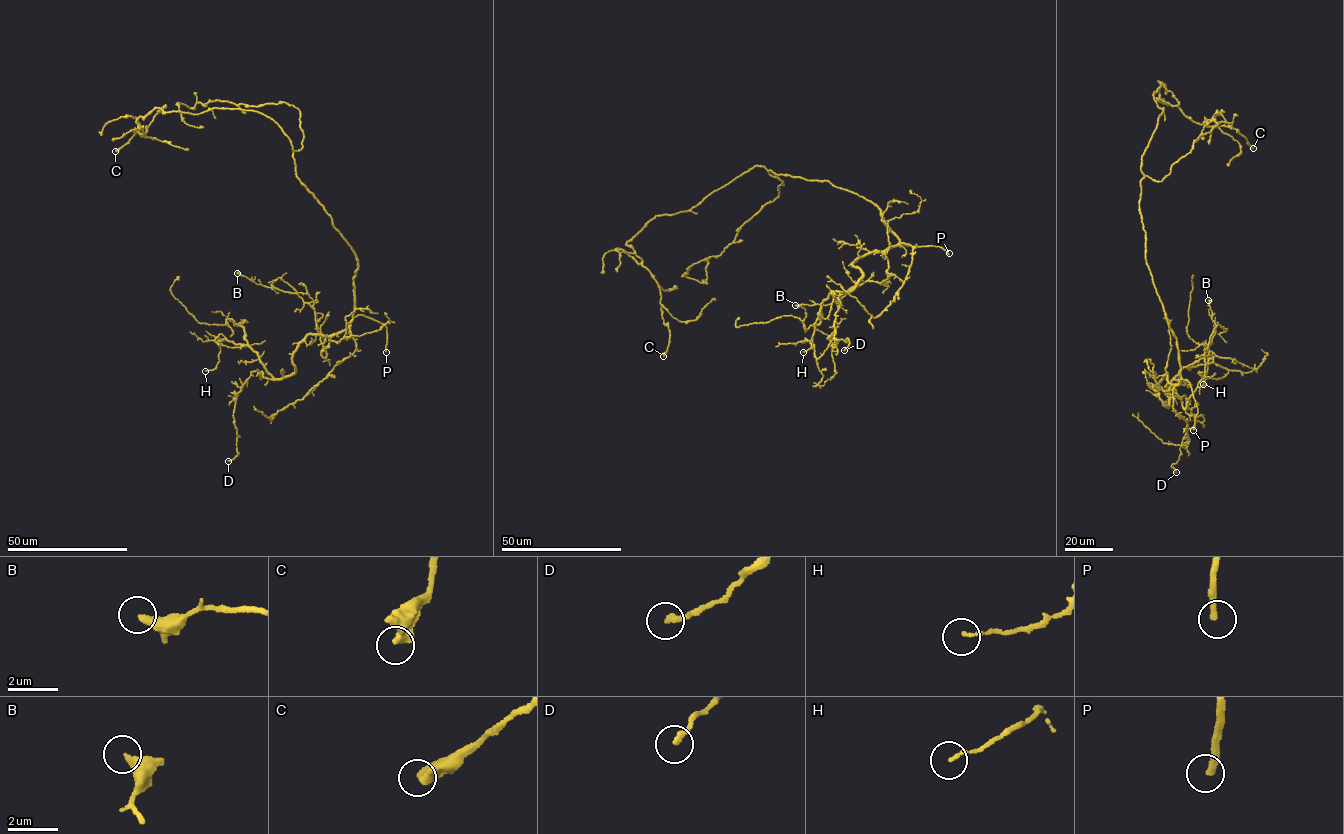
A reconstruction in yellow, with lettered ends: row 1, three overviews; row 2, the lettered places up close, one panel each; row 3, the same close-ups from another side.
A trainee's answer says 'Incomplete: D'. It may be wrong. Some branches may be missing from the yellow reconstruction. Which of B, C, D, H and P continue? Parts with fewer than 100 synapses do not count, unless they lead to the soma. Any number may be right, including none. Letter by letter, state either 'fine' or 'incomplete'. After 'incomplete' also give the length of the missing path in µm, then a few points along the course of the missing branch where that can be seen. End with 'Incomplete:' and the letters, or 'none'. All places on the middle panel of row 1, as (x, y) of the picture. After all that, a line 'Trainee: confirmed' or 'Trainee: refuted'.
B: fine
C: fine
D: fine
H: fine
P: incomplete; about 25 µm are missing; missing branch runs (949, 253), (962, 256), (956, 264)
Incomplete: P
Trainee: refuted

